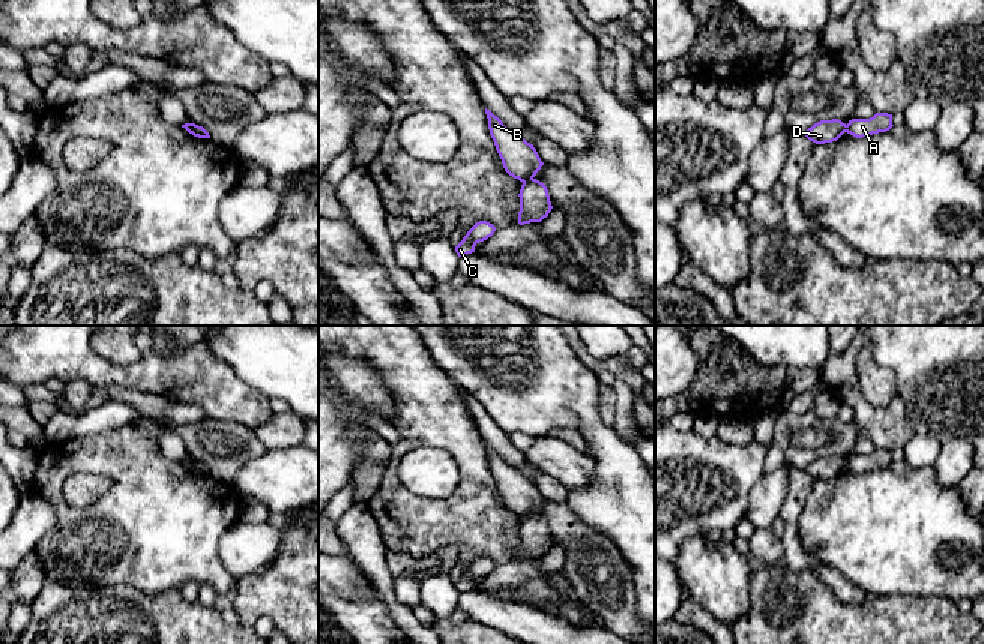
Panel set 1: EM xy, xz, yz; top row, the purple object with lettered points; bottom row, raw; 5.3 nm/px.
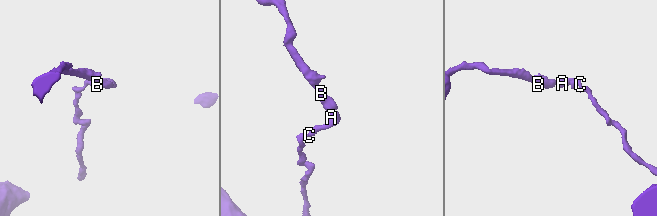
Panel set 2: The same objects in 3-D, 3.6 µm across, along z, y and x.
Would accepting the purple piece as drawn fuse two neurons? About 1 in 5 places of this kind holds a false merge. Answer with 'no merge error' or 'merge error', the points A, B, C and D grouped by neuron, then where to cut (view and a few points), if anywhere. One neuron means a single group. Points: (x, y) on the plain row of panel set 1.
merge error; groups A C / B D; cut xz (532, 514), (523, 518)

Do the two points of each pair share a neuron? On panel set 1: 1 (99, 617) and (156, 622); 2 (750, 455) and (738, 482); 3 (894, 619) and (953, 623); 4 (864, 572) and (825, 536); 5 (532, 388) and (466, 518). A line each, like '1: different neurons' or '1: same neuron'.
1: same neuron
2: same neuron
3: same neuron
4: same neuron
5: different neurons

